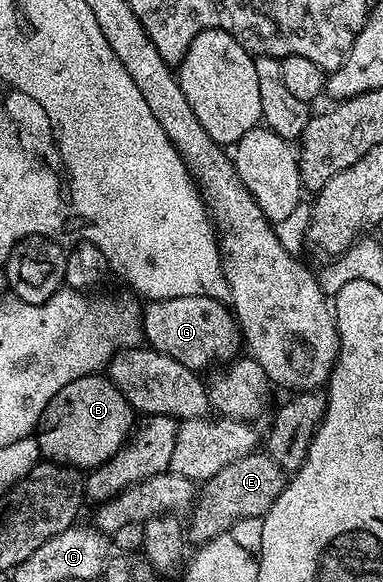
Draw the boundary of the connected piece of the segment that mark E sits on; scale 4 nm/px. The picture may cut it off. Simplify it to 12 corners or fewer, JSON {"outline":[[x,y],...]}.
{"outline":[[265,452],[219,468],[187,520],[190,543],[259,518],[287,471]]}

